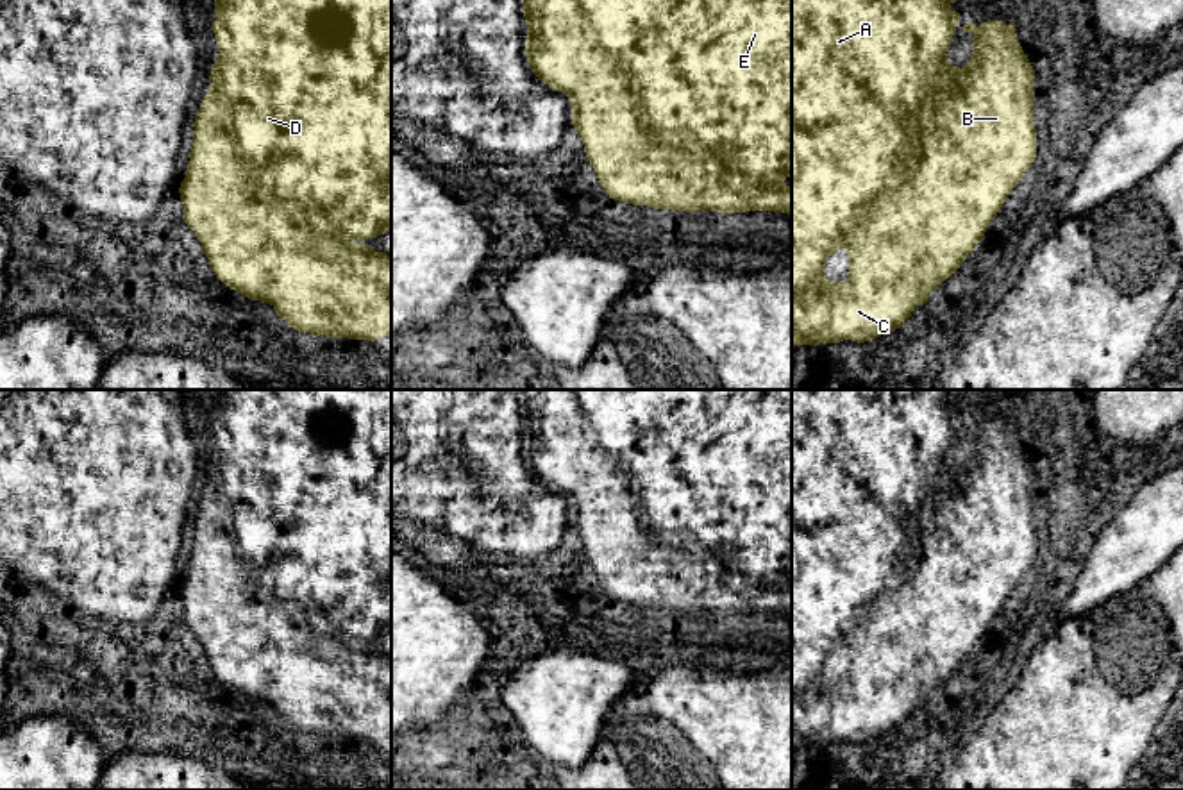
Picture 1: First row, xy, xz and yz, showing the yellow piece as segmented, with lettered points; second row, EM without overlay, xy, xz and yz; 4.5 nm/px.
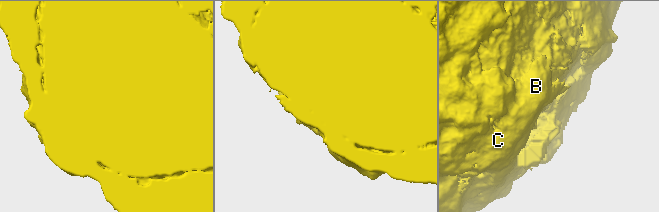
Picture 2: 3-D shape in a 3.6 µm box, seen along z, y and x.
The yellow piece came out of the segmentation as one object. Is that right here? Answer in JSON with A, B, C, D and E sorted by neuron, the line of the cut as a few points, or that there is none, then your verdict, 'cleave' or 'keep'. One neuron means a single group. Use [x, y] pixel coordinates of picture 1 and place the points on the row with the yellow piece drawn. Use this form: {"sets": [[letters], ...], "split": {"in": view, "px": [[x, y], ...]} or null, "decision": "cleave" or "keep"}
{"sets": [["A", "B", "C", "D", "E"]], "split": null, "decision": "keep"}

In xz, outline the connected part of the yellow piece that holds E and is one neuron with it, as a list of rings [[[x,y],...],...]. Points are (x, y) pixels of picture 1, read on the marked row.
[[[522,0],[527,25],[525,55],[533,73],[549,88],[561,91],[572,102],[572,125],[581,136],[584,154],[593,166],[599,182],[609,198],[670,211],[774,211],[792,214],[792,188],[784,182],[792,177],[792,0]]]

